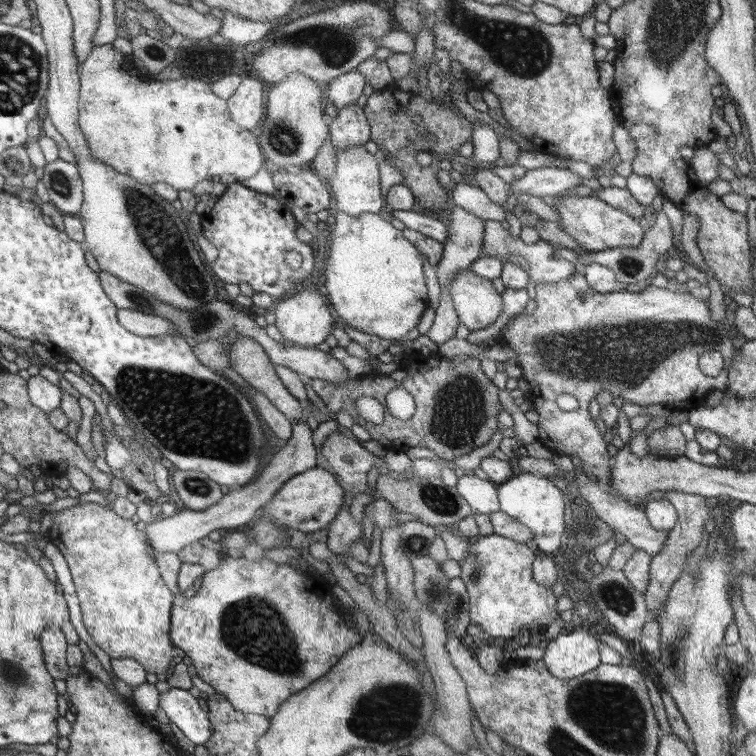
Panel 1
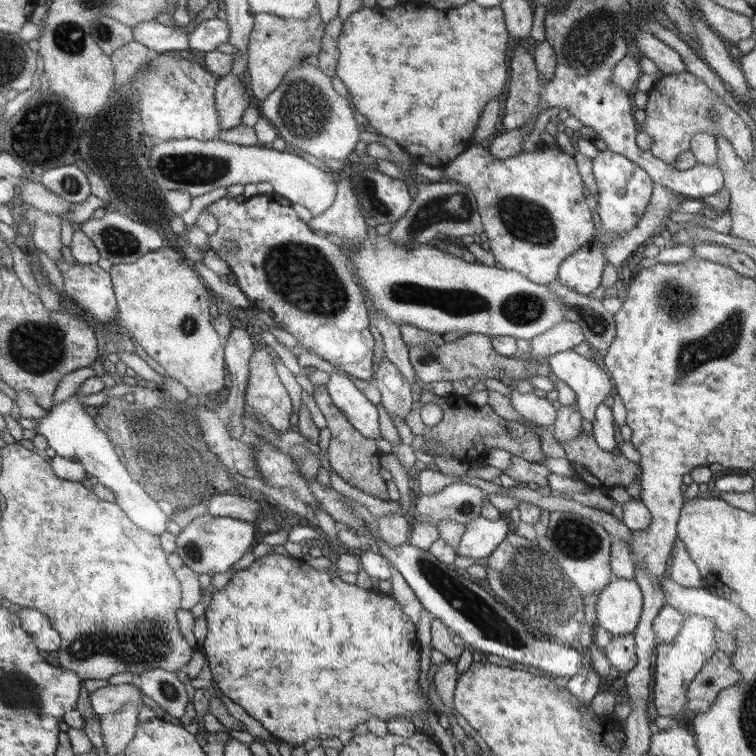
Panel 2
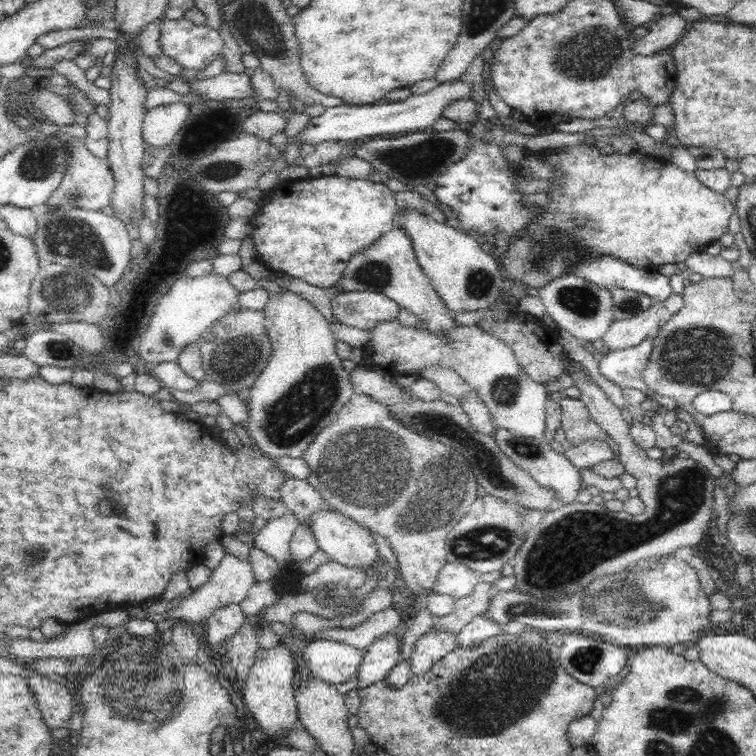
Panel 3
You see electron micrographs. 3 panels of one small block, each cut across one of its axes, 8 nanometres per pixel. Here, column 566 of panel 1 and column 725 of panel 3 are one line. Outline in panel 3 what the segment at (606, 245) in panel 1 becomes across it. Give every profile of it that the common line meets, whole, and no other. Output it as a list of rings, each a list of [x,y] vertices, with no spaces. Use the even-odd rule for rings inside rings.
[[[574,146],[574,148],[558,148],[558,150],[552,150],[548,156],[548,162],[554,166],[554,168],[560,168],[564,178],[558,180],[558,186],[552,194],[550,194],[550,204],[546,206],[546,214],[534,222],[530,228],[524,226],[524,236],[510,242],[508,246],[508,252],[502,256],[502,268],[504,268],[503,276],[508,276],[510,280],[518,282],[520,288],[522,284],[528,284],[530,288],[539,289],[542,288],[548,282],[556,279],[562,278],[563,276],[570,275],[572,270],[579,265],[580,261],[587,259],[588,257],[602,257],[608,255],[616,259],[628,263],[629,266],[634,266],[636,269],[657,269],[663,264],[676,264],[677,262],[685,262],[689,254],[692,253],[702,253],[703,249],[712,242],[718,242],[722,234],[728,232],[728,222],[730,222],[730,216],[734,212],[734,205],[732,202],[726,198],[724,193],[716,192],[715,190],[710,190],[707,186],[704,186],[702,182],[696,178],[695,171],[686,172],[685,170],[680,170],[678,166],[672,164],[668,160],[660,161],[654,160],[654,157],[648,156],[647,154],[640,154],[639,151],[634,152],[634,154],[622,154],[612,153],[612,156],[600,156],[598,148],[588,148],[588,146]]]

